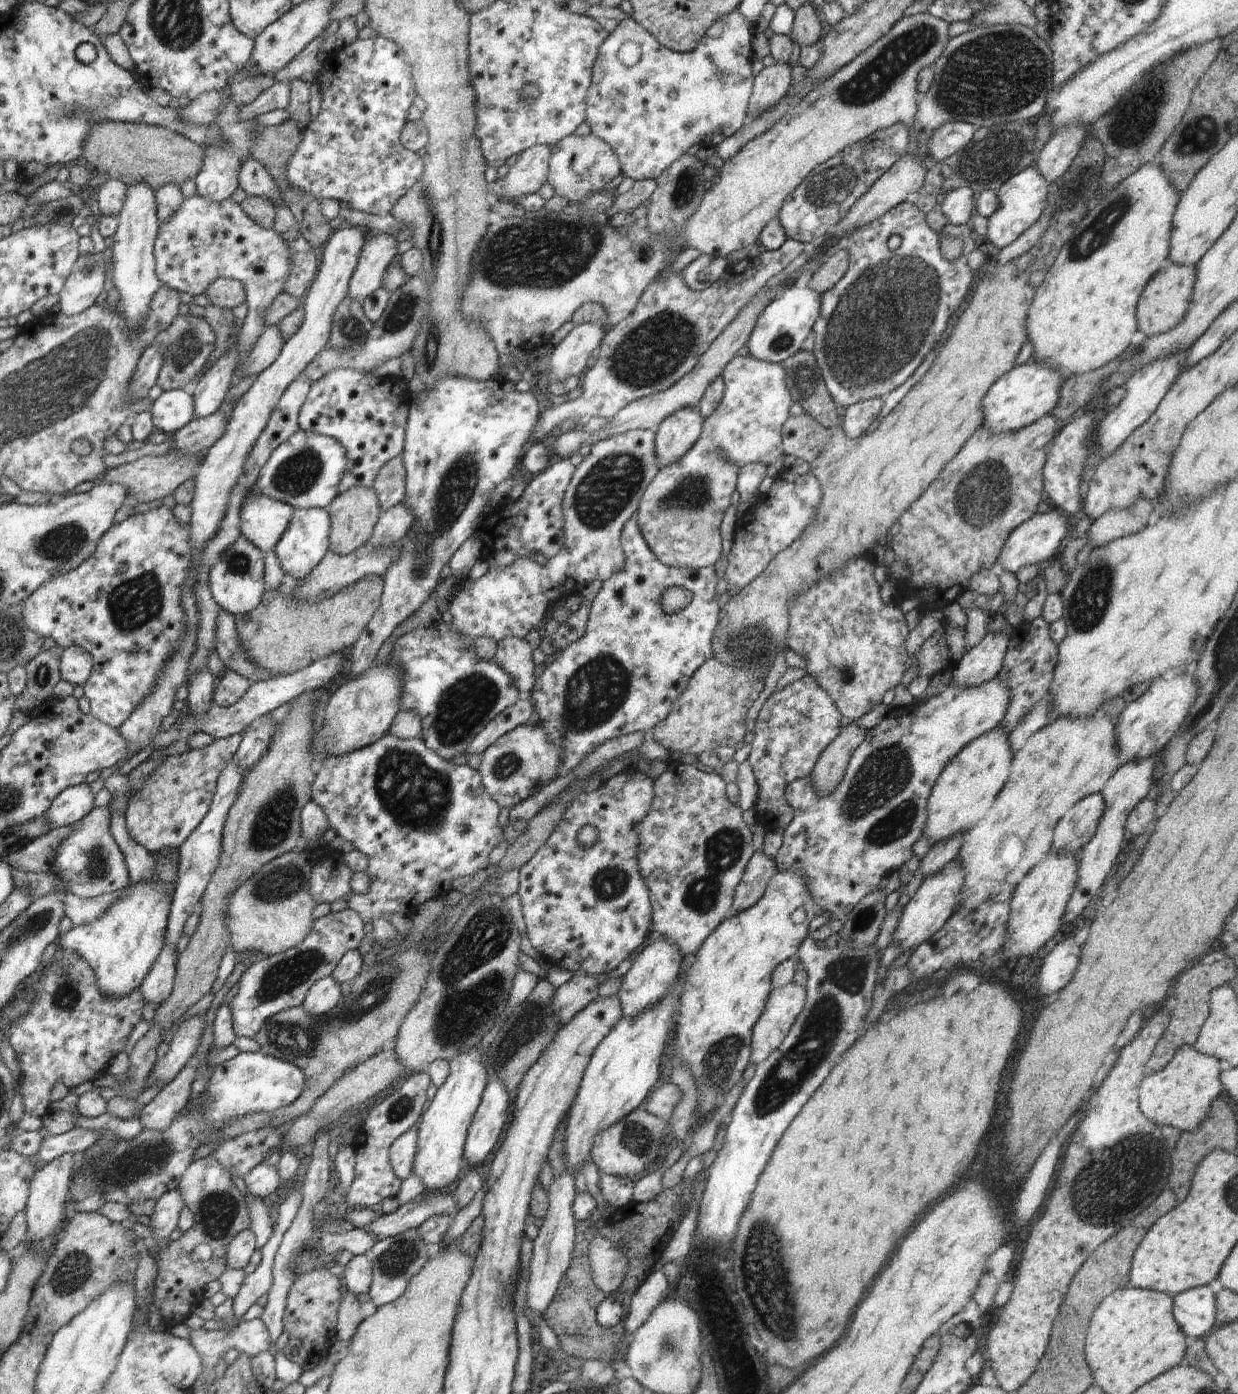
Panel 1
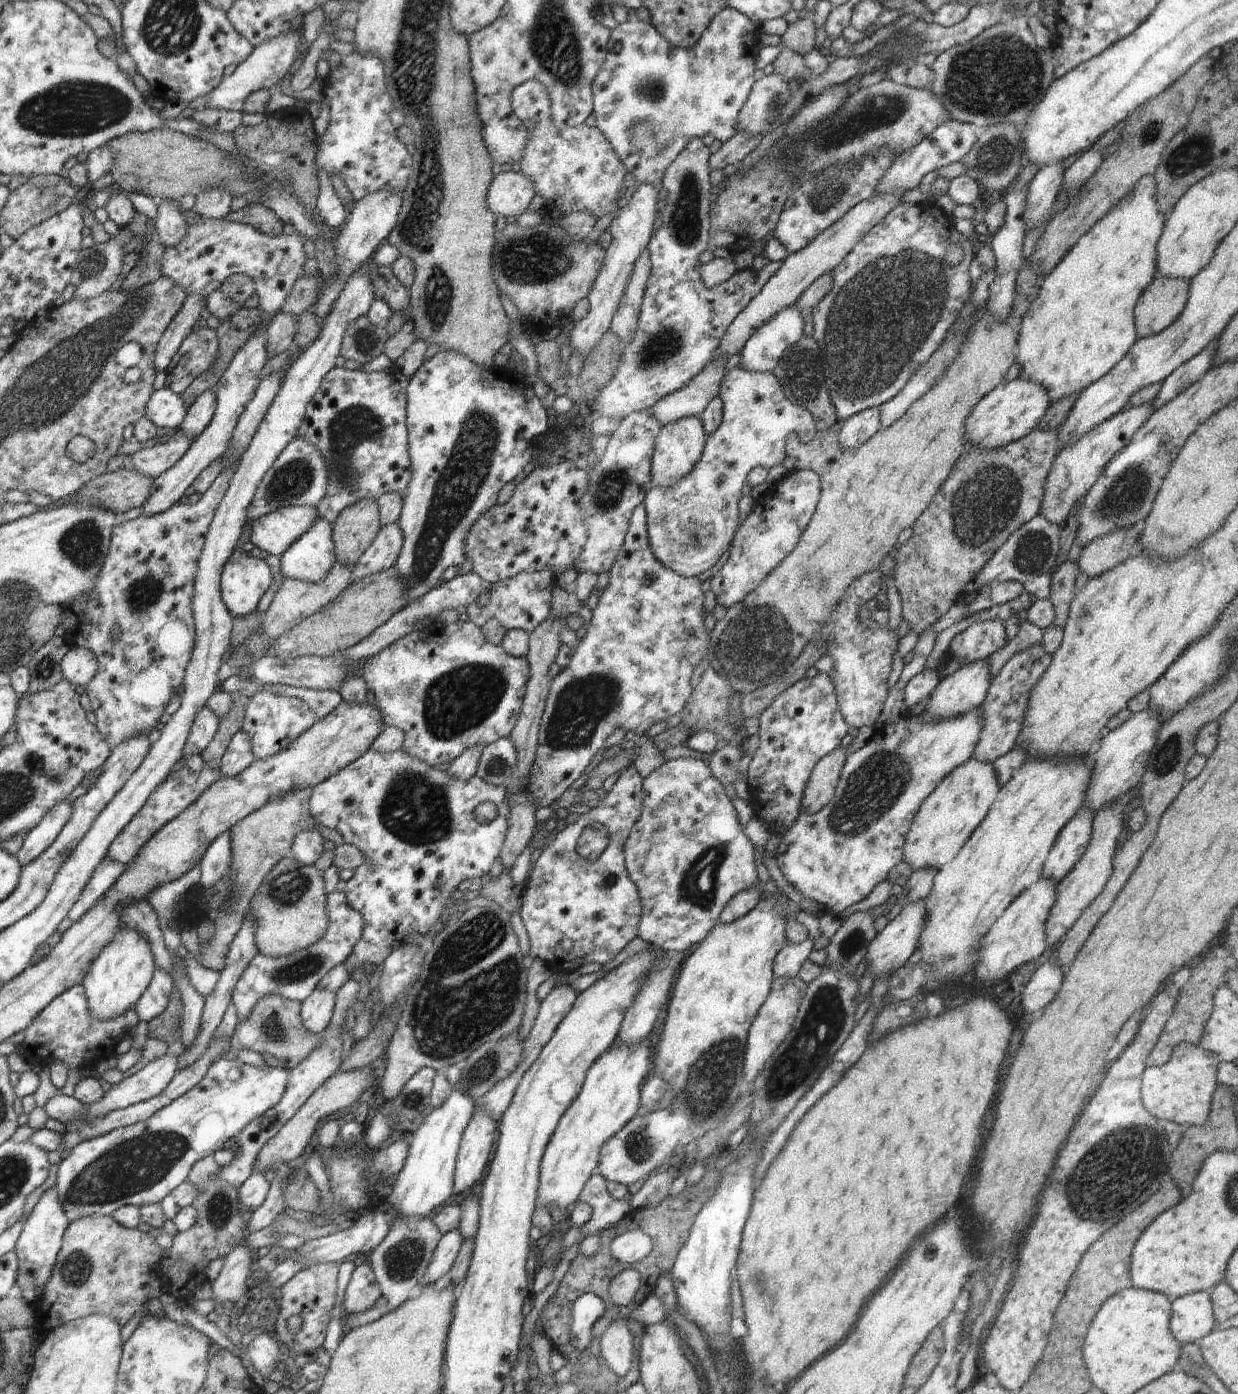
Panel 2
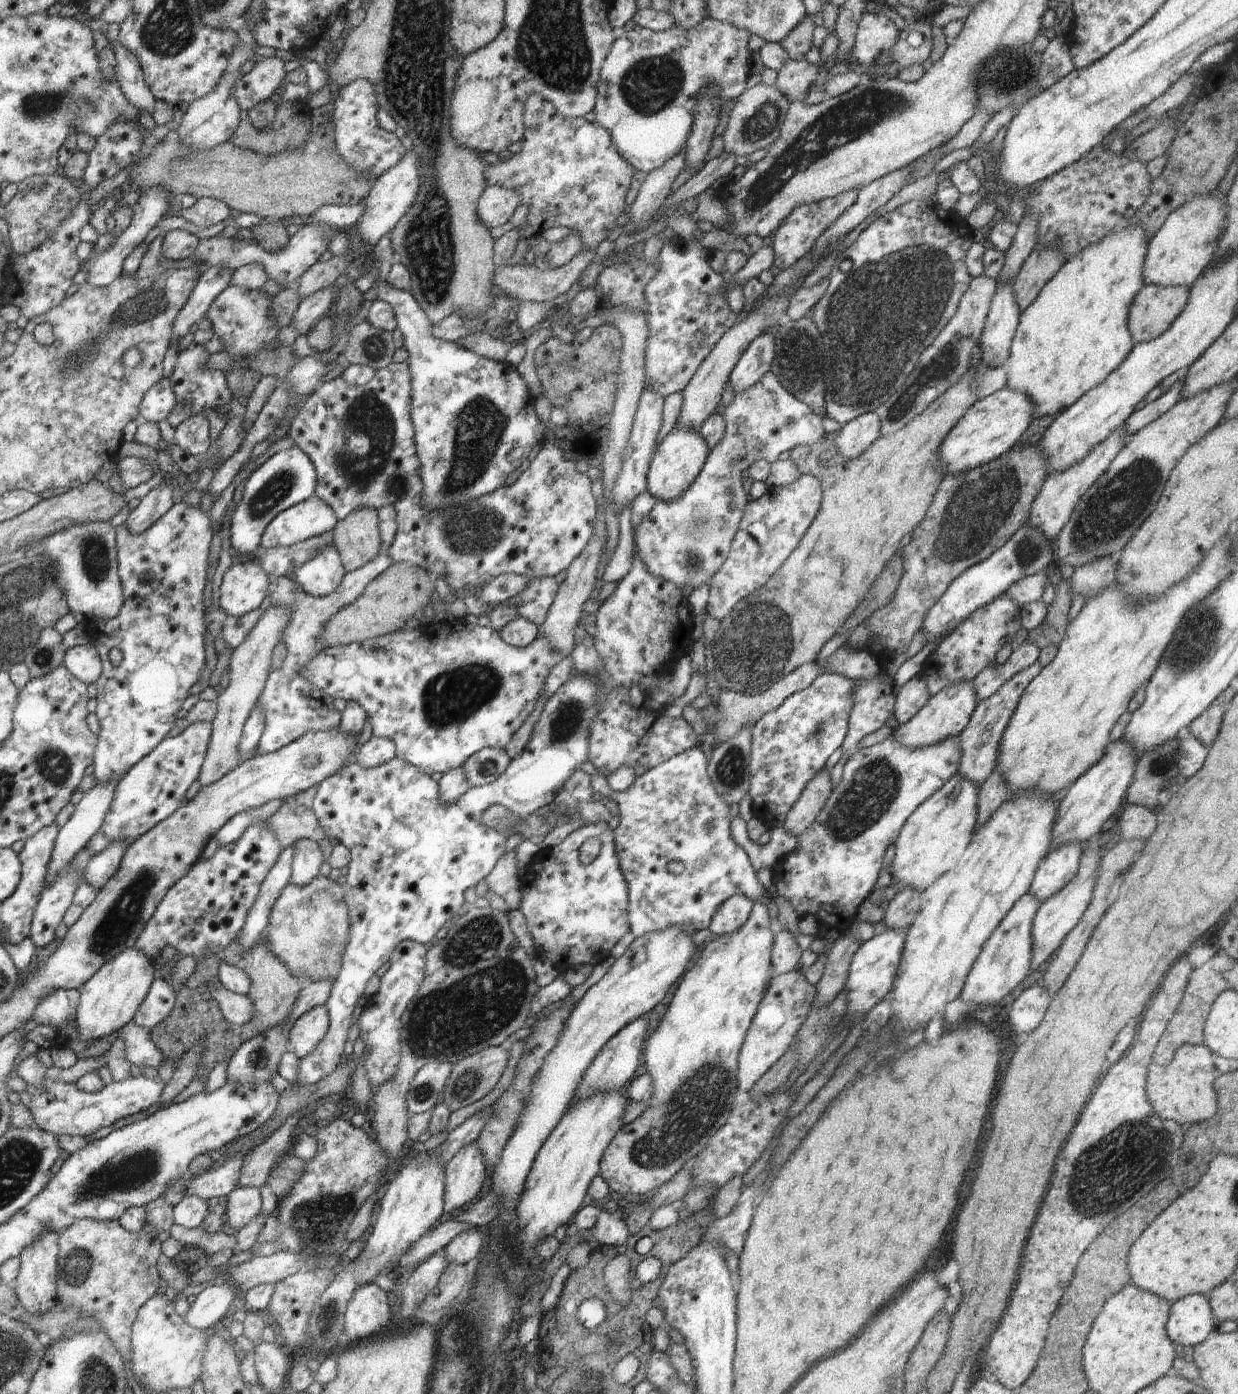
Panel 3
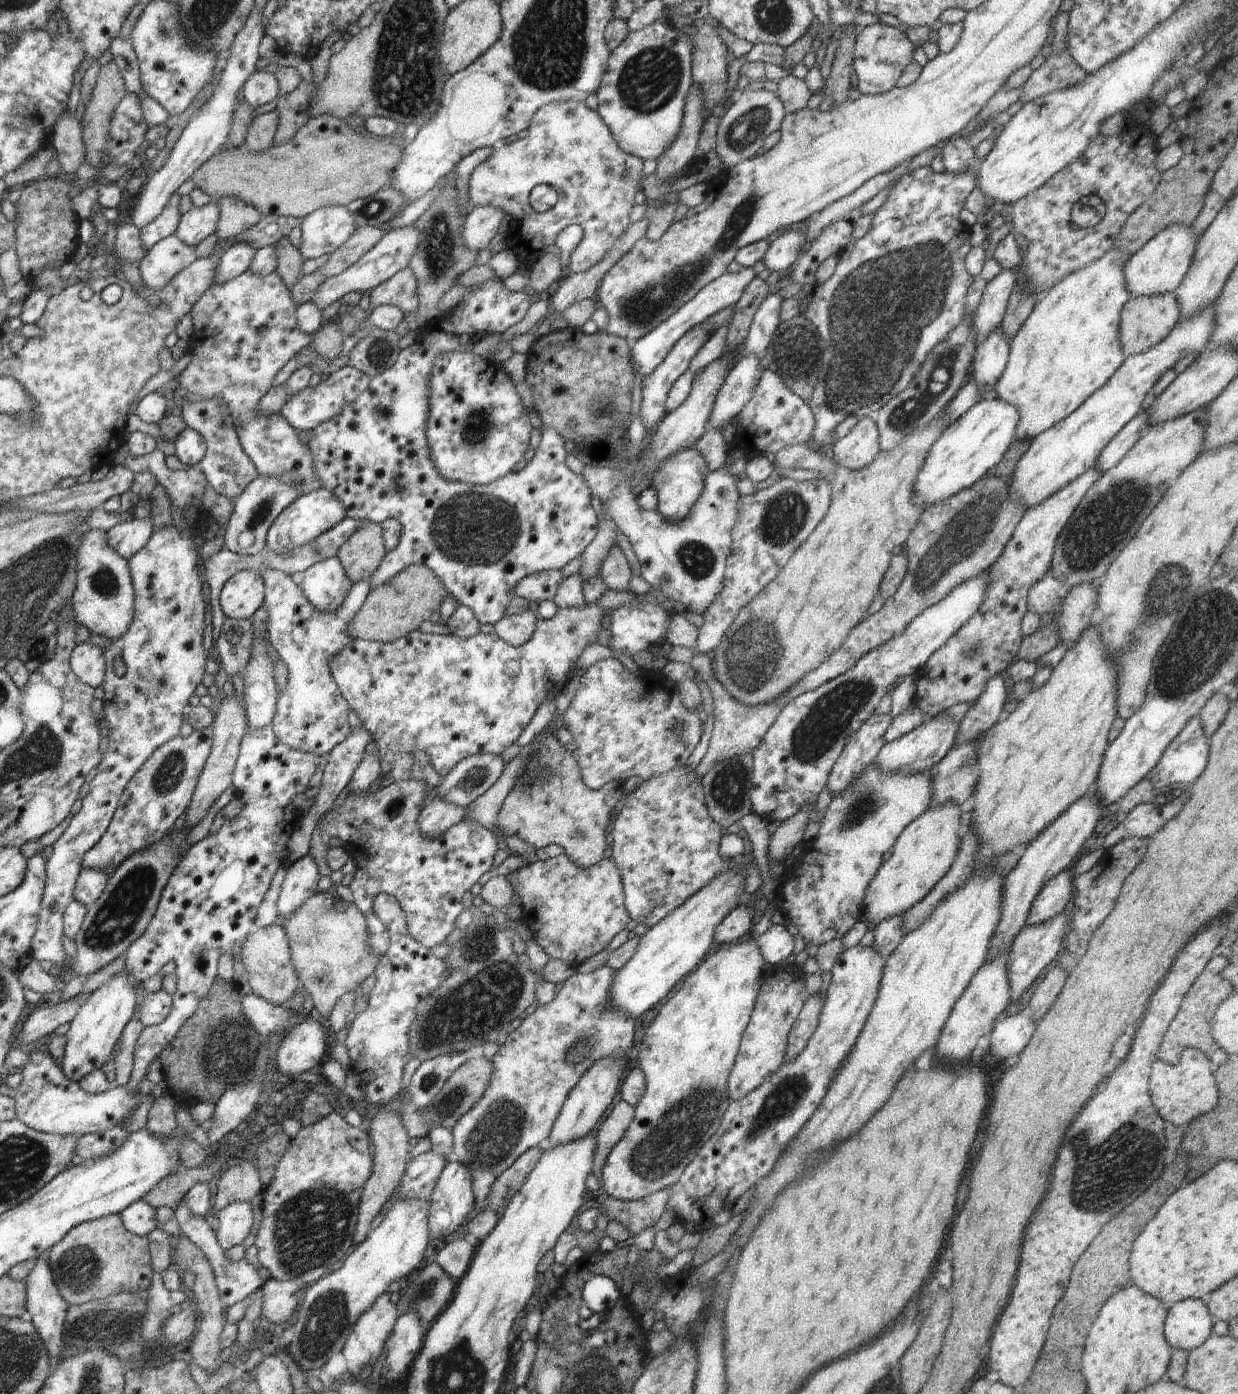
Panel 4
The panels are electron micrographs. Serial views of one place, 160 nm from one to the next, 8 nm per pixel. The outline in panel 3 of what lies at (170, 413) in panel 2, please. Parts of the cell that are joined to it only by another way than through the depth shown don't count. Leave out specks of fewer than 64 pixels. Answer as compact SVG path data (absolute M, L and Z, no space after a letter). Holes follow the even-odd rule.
M162 377L141 400L140 412L147 421L158 423L177 405L169 378Z

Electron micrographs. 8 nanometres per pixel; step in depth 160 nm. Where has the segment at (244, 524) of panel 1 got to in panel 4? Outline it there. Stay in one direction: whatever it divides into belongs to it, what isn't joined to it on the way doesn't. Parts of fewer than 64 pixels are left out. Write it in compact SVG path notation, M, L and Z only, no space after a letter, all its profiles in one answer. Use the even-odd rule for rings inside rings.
M317 489L312 493L300 495L294 502L290 504L281 514L274 520L272 526L268 530L265 544L270 550L274 550L276 554L292 549L305 546L308 542L314 542L320 534L327 532L337 526L342 520L345 520L346 510L342 506L342 502L330 494L328 490Z

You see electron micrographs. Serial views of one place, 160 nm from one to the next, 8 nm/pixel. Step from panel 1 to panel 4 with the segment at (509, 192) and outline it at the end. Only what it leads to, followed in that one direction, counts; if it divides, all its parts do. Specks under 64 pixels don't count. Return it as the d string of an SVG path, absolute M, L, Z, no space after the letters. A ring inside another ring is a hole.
M484 204L471 208L466 215L462 228L462 239L470 250L484 250L489 247L492 239L498 234L506 212L496 206Z

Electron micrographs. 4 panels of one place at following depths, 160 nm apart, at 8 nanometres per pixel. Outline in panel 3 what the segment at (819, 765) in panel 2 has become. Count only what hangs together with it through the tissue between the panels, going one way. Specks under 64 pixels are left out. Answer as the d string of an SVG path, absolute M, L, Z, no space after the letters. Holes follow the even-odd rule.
M824 769L818 771L794 801L781 827L788 834L798 837L816 820L832 791L830 773Z

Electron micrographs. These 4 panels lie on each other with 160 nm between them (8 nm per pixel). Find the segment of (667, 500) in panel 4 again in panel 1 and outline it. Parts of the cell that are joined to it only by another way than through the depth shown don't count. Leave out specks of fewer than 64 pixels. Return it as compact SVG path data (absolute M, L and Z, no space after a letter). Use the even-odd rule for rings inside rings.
M686 407L660 423L655 432L655 453L662 467L675 463L694 446L704 421L696 408Z

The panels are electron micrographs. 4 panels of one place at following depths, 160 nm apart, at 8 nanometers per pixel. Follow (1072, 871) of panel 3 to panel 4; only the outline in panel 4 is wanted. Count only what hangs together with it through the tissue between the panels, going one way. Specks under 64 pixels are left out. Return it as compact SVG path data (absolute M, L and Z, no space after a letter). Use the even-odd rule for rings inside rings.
M1066 868L1046 882L1032 903L1026 927L1042 924L1069 908L1074 890L1073 875L1072 868Z

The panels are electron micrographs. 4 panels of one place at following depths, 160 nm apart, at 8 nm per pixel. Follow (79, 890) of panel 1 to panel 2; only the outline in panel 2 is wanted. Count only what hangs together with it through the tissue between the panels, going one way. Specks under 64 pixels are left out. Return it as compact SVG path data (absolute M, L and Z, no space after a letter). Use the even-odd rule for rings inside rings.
M108 858L102 859L102 862L98 864L94 874L90 877L90 882L82 891L80 898L70 909L68 913L70 920L76 922L89 908L92 908L121 876L123 868L124 866L116 861Z

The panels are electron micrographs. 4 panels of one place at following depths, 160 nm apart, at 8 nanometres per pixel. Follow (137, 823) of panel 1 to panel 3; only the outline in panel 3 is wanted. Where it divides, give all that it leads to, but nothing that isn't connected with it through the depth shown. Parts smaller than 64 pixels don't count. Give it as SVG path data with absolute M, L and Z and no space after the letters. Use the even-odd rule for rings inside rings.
M116 841L92 856L81 874L84 882L99 891L116 874L128 844L127 841Z

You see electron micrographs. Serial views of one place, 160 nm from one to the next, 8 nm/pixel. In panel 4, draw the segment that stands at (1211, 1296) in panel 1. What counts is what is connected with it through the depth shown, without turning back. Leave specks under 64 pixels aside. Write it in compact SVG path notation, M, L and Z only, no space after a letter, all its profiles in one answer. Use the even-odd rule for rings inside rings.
M1186 1299L1169 1308L1164 1338L1170 1348L1190 1352L1210 1338L1215 1322L1201 1299Z

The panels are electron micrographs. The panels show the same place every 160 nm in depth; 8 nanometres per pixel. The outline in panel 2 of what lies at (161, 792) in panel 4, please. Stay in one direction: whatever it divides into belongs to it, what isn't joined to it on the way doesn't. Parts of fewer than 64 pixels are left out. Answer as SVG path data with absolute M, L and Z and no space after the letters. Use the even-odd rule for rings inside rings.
M207 706L200 710L192 723L186 744L183 746L182 756L180 757L180 760L176 761L170 774L172 774L174 770L188 768L184 763L186 756L201 754L208 744L213 741L214 735L219 727L219 719L220 718L217 717Z

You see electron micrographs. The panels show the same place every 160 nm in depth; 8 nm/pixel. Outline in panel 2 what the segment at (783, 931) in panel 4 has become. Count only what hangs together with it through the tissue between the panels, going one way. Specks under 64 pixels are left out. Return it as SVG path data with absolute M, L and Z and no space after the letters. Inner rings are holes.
M808 938L804 942L790 943L784 945L775 956L773 973L776 977L796 977L808 955L812 952L814 940Z

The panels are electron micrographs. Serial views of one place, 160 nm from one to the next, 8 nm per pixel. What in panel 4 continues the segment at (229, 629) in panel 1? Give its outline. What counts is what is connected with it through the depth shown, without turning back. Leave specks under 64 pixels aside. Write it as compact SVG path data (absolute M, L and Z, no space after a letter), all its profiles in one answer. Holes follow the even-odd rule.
M586 605L582 608L566 608L558 609L556 614L550 619L544 619L538 617L536 629L534 635L526 644L522 646L512 647L504 640L501 640L496 634L483 634L479 633L472 637L458 637L452 634L452 636L446 636L442 634L427 634L422 633L419 630L410 632L394 642L380 643L377 641L366 641L363 639L355 639L350 646L346 646L330 664L328 664L328 670L330 670L330 676L332 680L336 682L338 690L342 694L342 697L346 700L349 708L352 708L360 721L366 726L366 730L371 735L371 740L374 740L378 745L378 749L383 753L394 753L398 755L411 754L422 752L430 758L433 770L443 779L446 774L450 773L450 770L466 758L486 752L487 754L502 755L502 752L515 744L524 732L524 729L530 724L532 718L538 707L548 693L556 688L562 688L563 685L568 682L571 676L568 675L572 664L578 660L578 656L582 654L586 644L590 642L597 642L600 632L606 629L606 622L608 619L608 611L603 610L598 605Z

